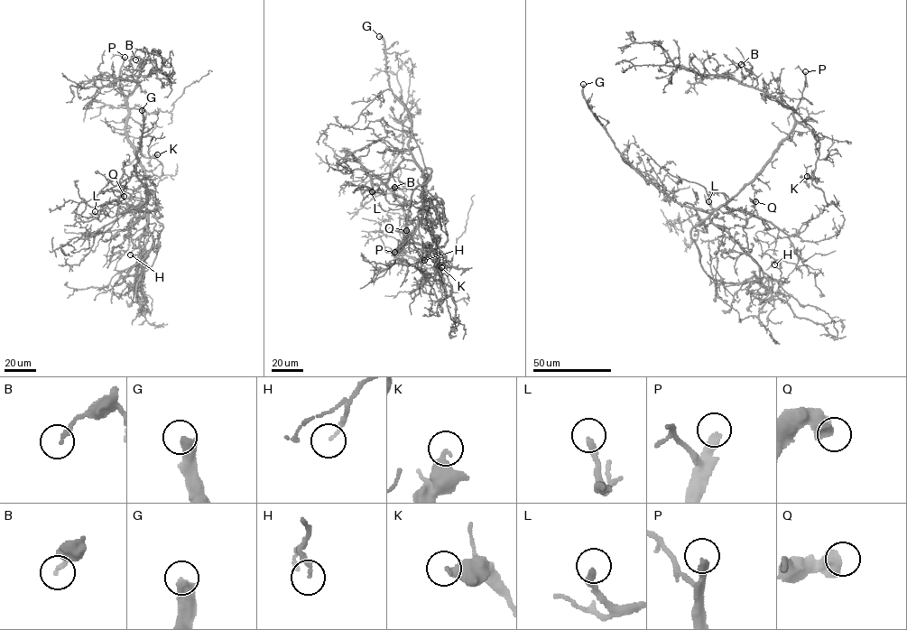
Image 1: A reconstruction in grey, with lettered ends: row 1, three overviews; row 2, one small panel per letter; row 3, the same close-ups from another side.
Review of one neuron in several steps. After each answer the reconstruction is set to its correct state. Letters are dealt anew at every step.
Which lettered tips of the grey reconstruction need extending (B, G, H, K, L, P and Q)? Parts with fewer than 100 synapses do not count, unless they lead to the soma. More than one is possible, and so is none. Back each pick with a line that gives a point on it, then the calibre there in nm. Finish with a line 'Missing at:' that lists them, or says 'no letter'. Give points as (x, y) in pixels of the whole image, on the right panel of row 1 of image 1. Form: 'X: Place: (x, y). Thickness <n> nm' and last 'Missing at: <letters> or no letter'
G: Place: (583, 84). Thickness 500 nm
P: Place: (805, 71). Thickness 300 nm
Missing at: G, P

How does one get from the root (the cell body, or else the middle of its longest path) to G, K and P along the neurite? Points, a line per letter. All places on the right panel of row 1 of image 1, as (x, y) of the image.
G: (769, 160), (731, 199), (713, 211), (681, 205), (649, 182), (621, 153), (589, 107), (583, 84)
K: (769, 160), (792, 127), (797, 123), (801, 124), (819, 143), (813, 179), (807, 176)
P: (769, 160), (794, 125), (793, 113), (801, 97), (805, 71)

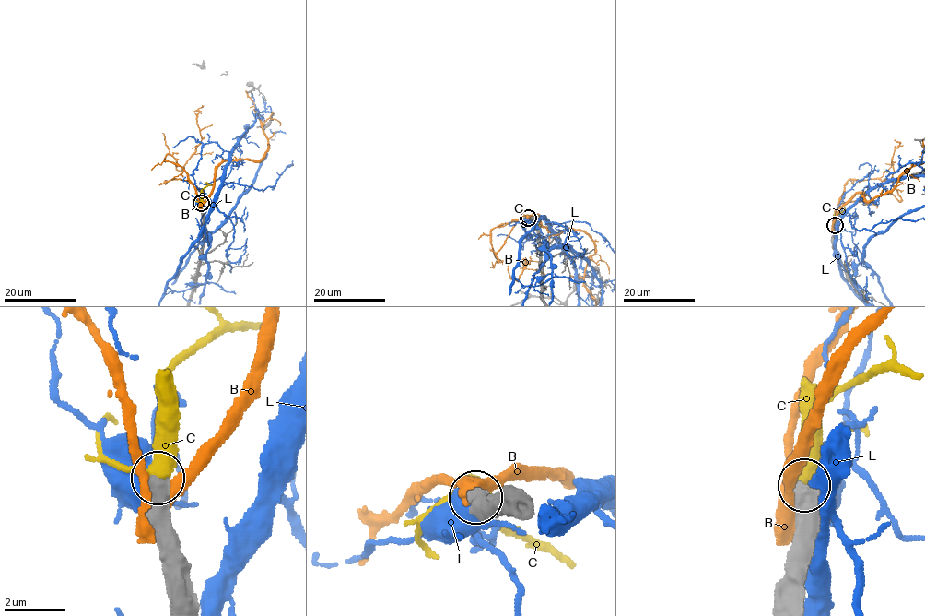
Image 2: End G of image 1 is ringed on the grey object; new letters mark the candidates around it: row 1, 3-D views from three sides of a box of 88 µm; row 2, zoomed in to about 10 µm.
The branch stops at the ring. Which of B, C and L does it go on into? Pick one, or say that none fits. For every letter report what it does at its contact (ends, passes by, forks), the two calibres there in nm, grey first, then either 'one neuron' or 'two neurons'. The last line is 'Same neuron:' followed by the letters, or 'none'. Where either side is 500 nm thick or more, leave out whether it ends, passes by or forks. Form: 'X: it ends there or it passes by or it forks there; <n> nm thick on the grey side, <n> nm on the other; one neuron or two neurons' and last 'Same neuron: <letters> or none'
B: 850 nm thick on the grey side, 440 nm on the other; two neurons
C: 650 nm thick on the grey side, 440 nm on the other; one neuron
L: 800 nm thick on the grey side, 600 nm on the other; two neurons
Same neuron: C

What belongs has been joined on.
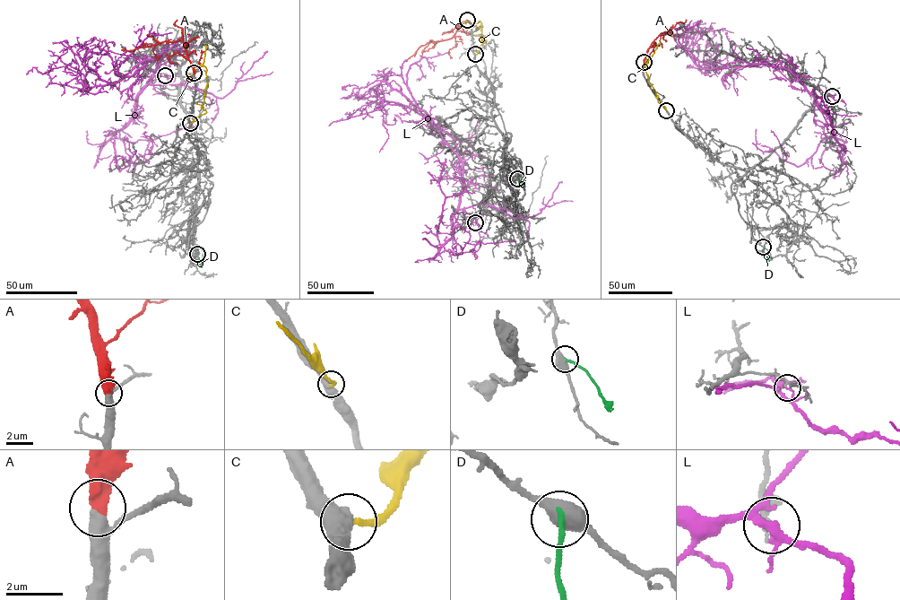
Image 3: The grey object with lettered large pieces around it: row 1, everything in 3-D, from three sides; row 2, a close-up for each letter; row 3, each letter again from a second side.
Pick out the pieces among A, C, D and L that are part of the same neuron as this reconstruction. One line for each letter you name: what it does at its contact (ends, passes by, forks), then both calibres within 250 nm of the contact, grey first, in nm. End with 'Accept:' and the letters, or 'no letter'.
A: it ends; calibres 360 and 600 nm
Accept: A

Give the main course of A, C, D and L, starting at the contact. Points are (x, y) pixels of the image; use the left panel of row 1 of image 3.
A: (194, 73), (181, 39), (131, 50), (121, 49)
C: (190, 123), (206, 111), (203, 105), (207, 82), (206, 68), (203, 65), (204, 45)
D: (197, 254), (202, 267)
L: (164, 75), (148, 83), (164, 56), (160, 54), (140, 62), (94, 94), (53, 83), (34, 67), (26, 74)

